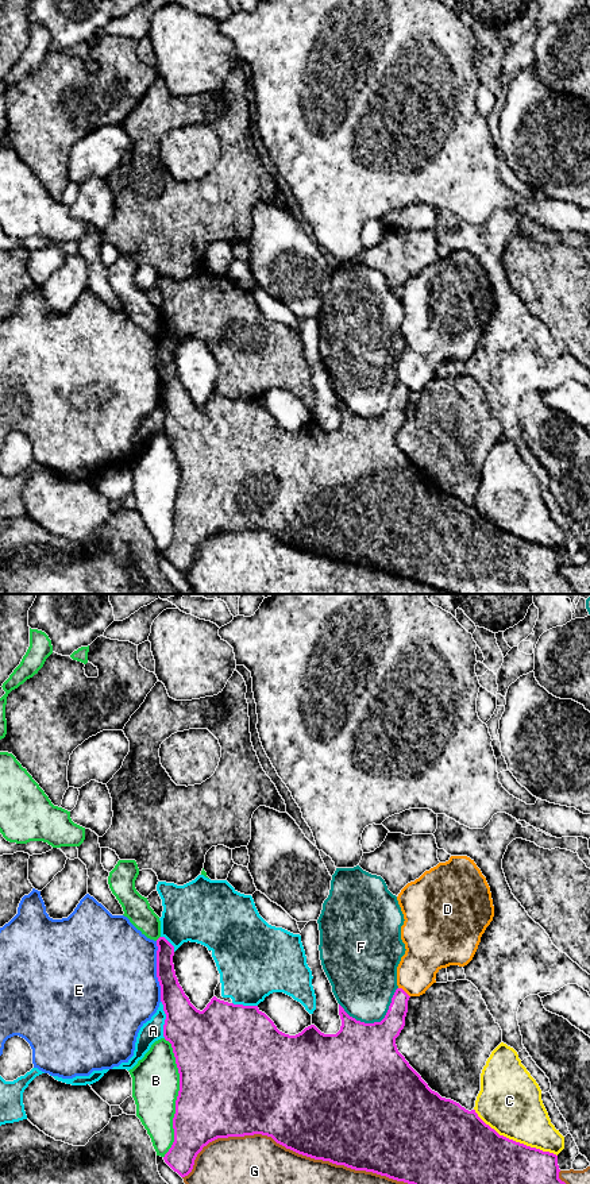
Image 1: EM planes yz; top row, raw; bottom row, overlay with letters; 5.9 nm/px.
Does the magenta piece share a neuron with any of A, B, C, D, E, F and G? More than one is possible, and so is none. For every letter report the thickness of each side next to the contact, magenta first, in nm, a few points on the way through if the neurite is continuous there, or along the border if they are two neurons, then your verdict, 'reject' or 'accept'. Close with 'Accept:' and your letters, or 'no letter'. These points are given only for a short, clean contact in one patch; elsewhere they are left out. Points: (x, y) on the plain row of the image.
A: 360 nm thick on the magenta side, 130 nm on the other; reject
B: 480 nm thick on the magenta side, 280 nm on the other; reject
C: 500 nm thick on the magenta side, 380 nm on the other; reject
D: 140 nm thick on the magenta side, 240 nm on the other; border along yz (398, 382), (409, 392); reject
E: 160 nm thick on the magenta side, 500 nm on the other; reject
F: 460 nm thick on the magenta side, 380 nm on the other; reject
G: 500 nm thick on the magenta side, 500 nm on the other; reject
Accept: no letter

